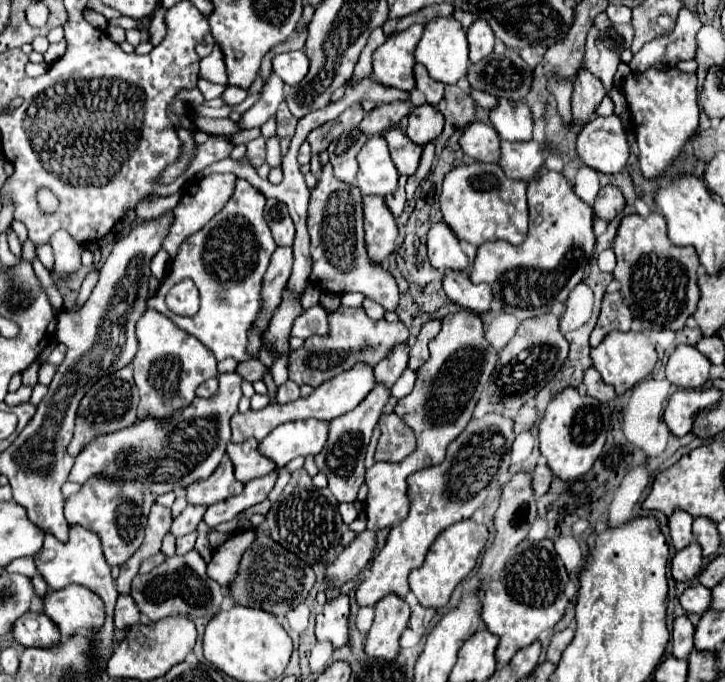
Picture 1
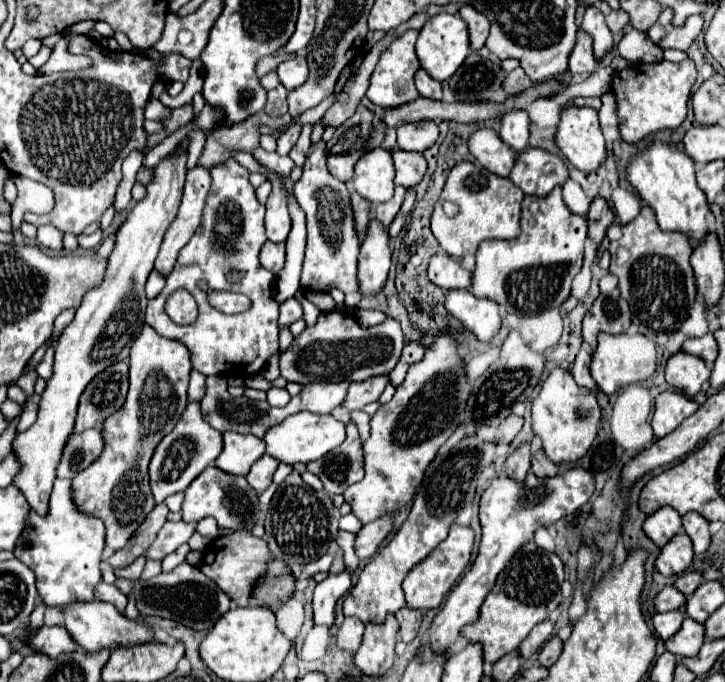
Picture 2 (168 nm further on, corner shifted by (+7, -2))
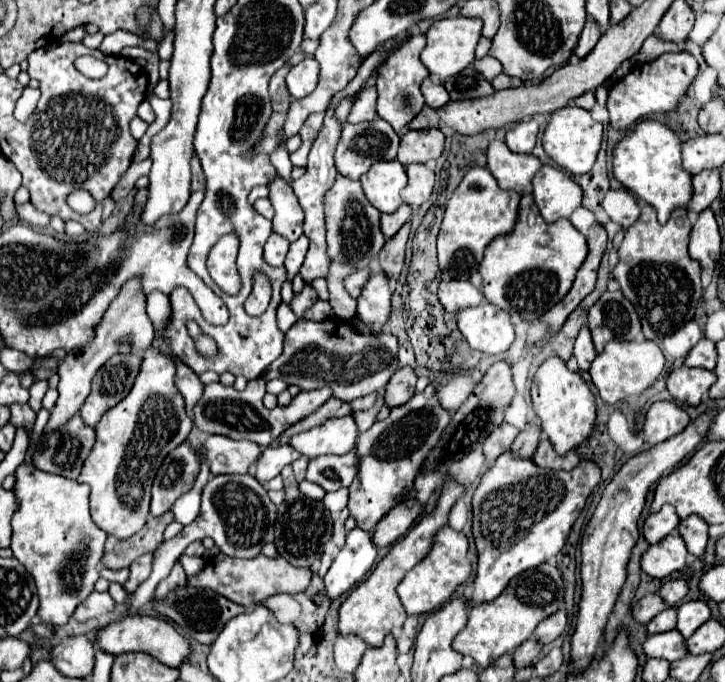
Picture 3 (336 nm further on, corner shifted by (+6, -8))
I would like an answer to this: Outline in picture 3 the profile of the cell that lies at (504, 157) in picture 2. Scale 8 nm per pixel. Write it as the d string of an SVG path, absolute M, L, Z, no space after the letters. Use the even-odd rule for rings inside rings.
M490 141L486 157L486 167L492 171L502 189L510 189L522 195L532 191L532 177L542 165L534 155L512 153L502 141Z

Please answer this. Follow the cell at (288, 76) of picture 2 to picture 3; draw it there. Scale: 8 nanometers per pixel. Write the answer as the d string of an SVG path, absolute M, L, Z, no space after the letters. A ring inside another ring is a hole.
M306 57L296 67L292 67L286 75L286 85L294 99L302 99L310 95L316 87L316 81L318 81L318 65L314 57Z

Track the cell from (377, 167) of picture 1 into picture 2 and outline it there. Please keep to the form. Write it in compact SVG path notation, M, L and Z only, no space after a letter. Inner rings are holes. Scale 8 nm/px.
M381 147L373 149L365 153L355 165L355 191L373 205L385 203L393 197L393 177L395 167L391 153Z

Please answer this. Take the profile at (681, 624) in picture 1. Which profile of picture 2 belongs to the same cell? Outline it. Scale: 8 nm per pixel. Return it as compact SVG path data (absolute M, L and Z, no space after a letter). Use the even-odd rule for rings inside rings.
M669 611L669 613L655 613L653 617L653 627L657 631L657 635L665 641L671 635L675 635L675 631L679 631L683 623L683 613L681 611Z

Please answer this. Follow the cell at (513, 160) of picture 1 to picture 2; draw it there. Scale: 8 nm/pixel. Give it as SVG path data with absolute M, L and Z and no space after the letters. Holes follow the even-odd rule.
M527 149L519 153L517 163L509 177L525 195L547 197L555 187L563 187L569 179L569 171L559 155L545 149ZM551 165L551 173L545 167Z

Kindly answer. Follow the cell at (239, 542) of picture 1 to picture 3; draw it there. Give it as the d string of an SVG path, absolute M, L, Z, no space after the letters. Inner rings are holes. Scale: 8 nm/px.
M218 553L216 557L210 557L206 561L206 567L192 579L188 579L188 585L192 587L208 587L226 599L240 603L246 609L252 609L254 605L262 603L264 599L278 595L278 593L300 593L310 585L312 569L298 569L284 561L284 557L266 557L256 555L252 559L234 559L224 553Z

